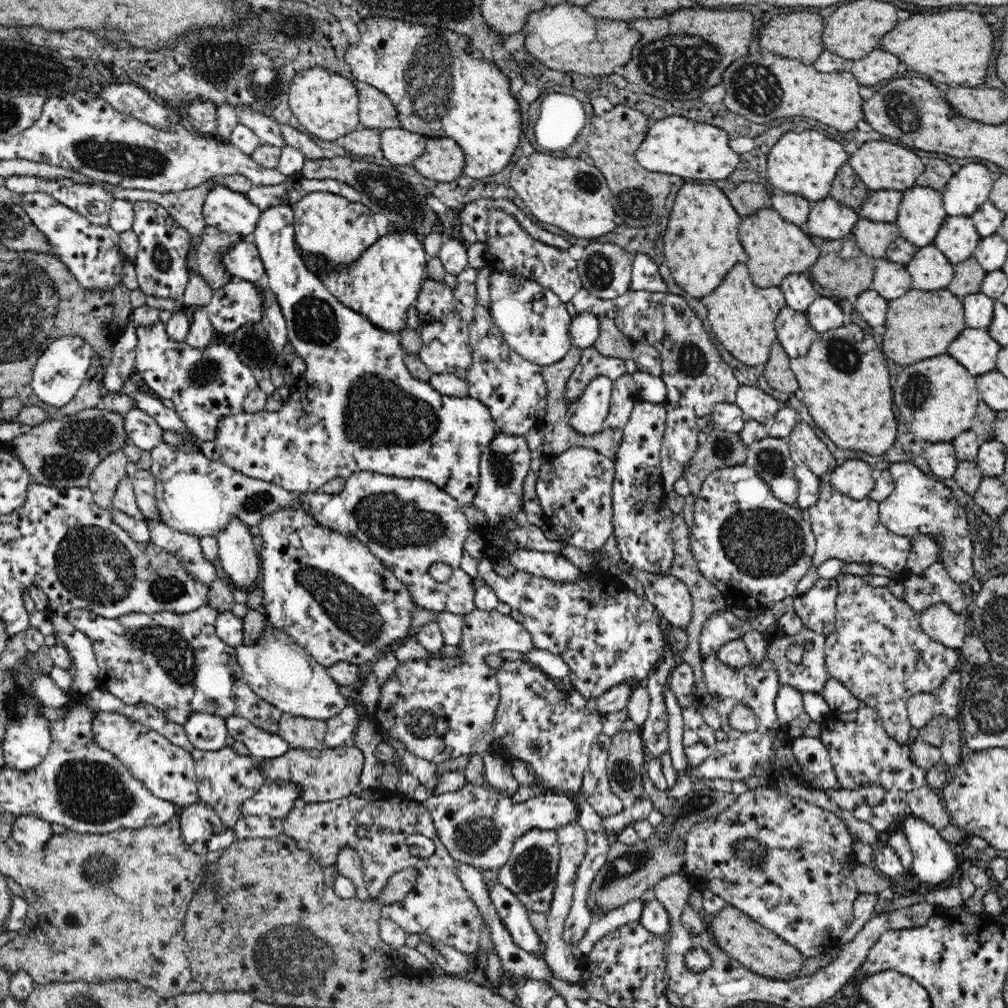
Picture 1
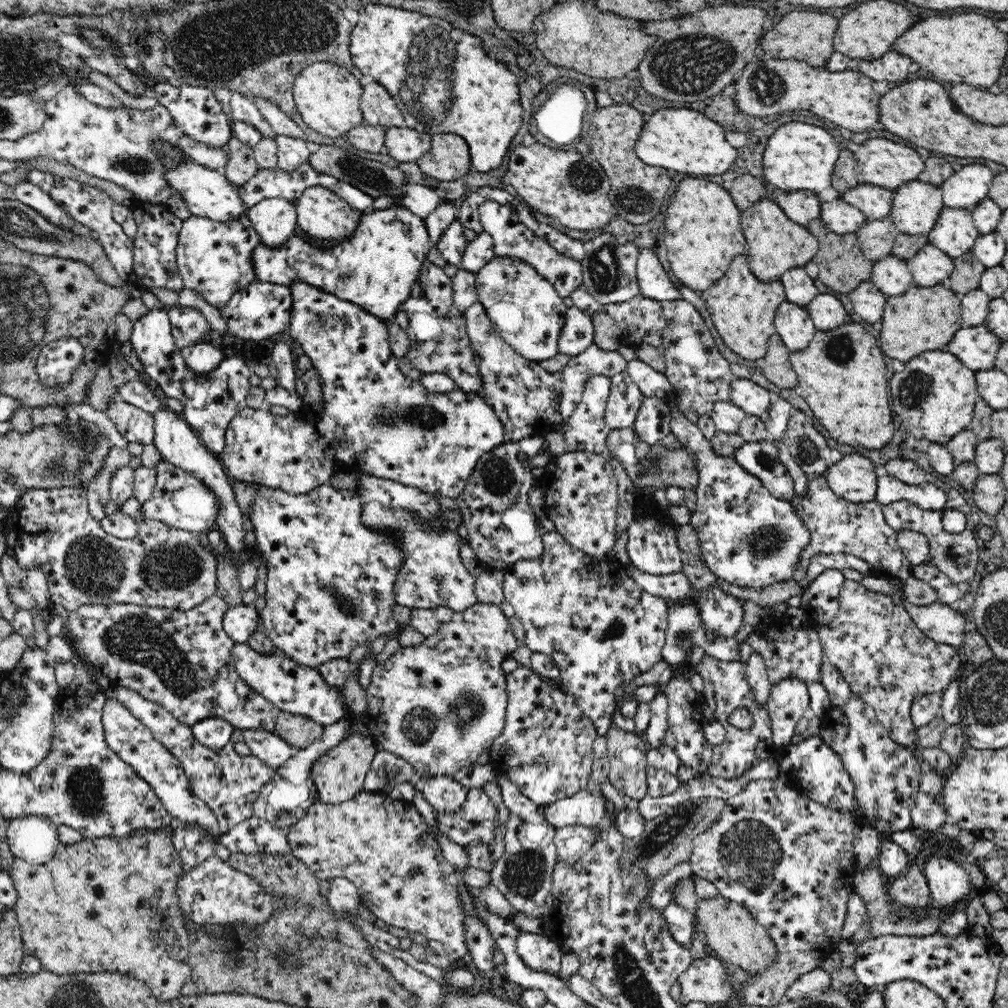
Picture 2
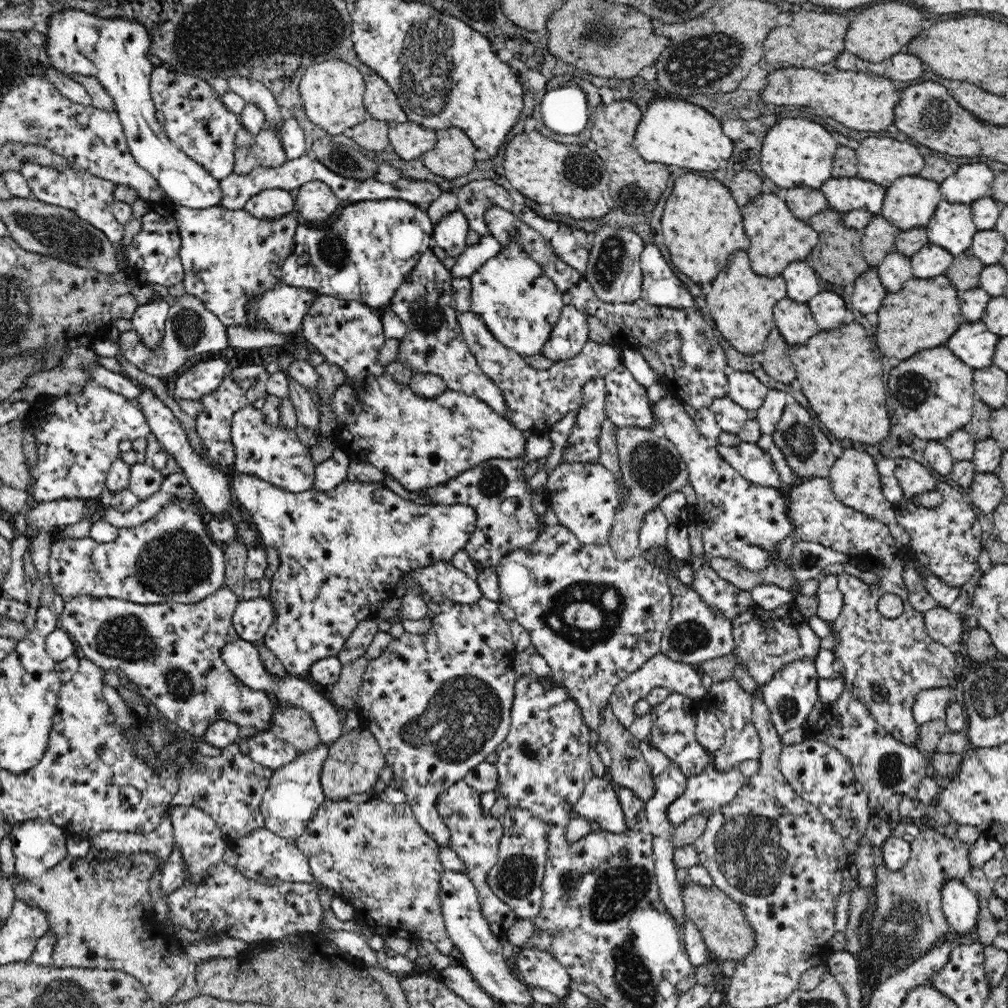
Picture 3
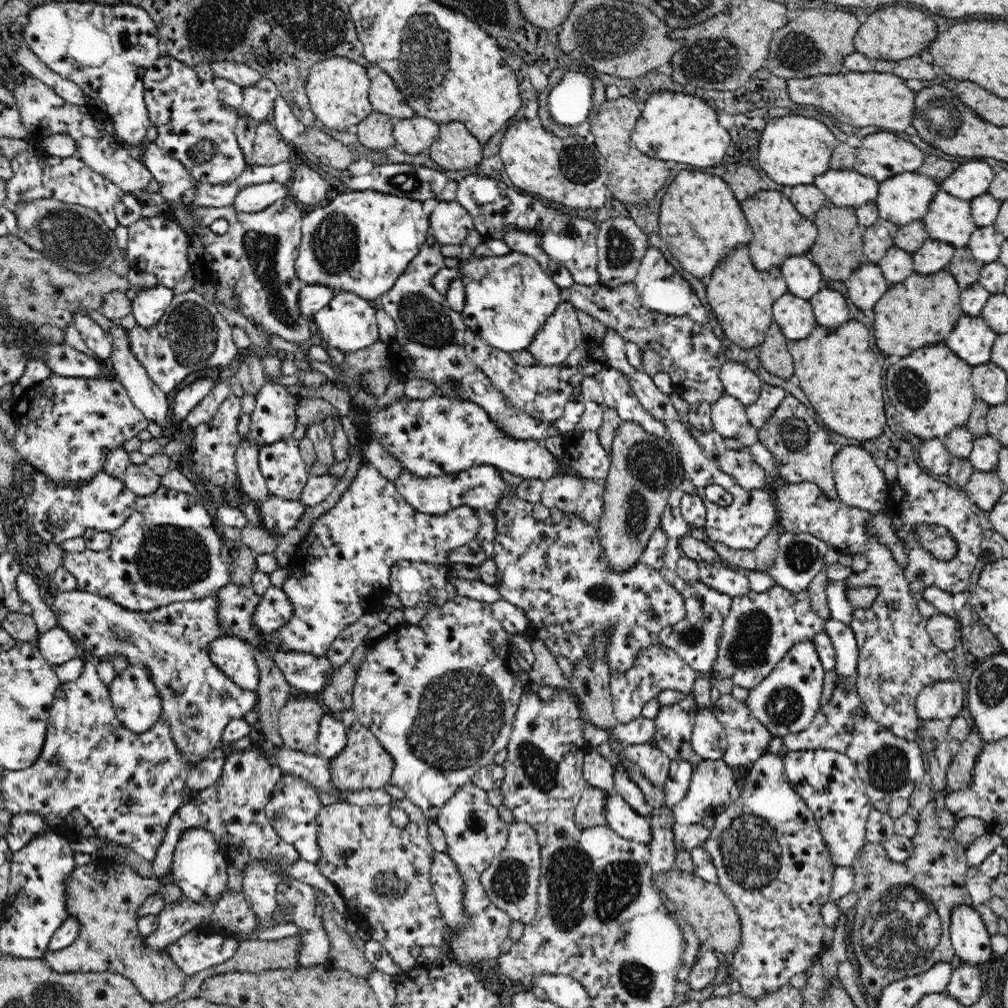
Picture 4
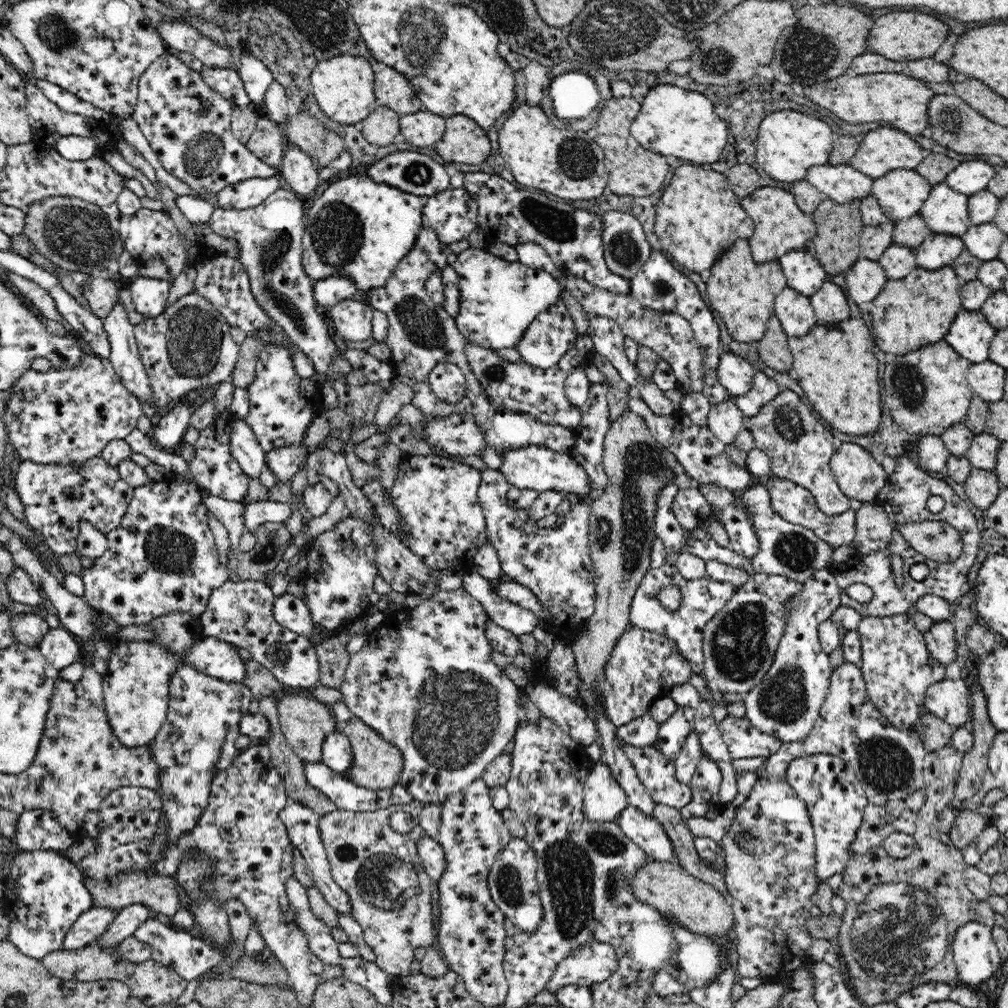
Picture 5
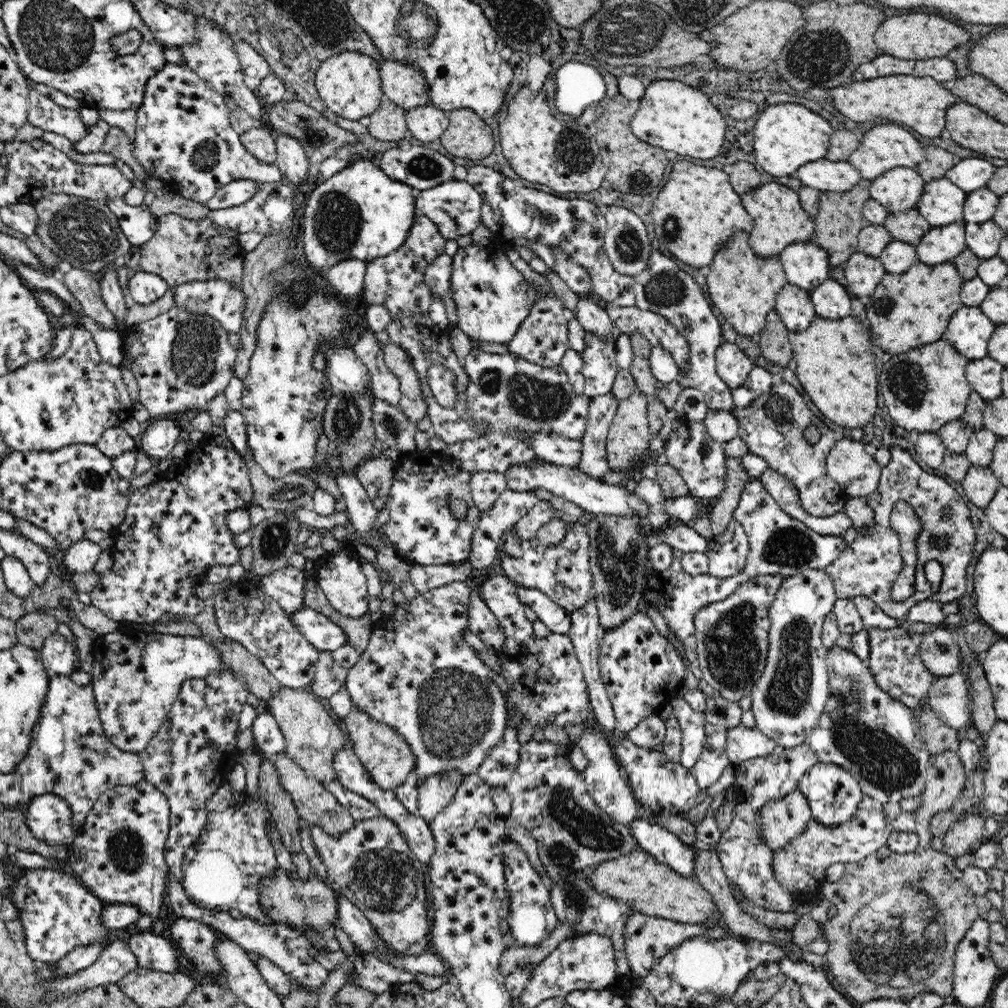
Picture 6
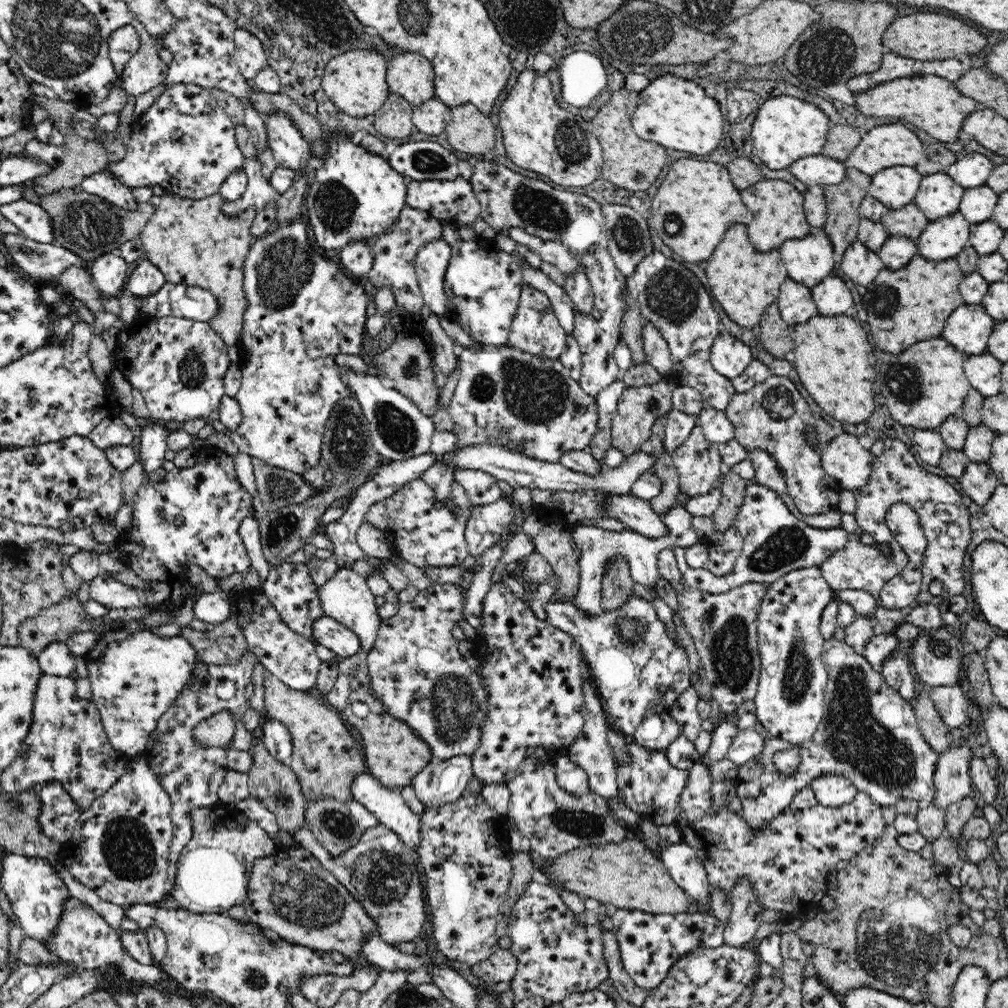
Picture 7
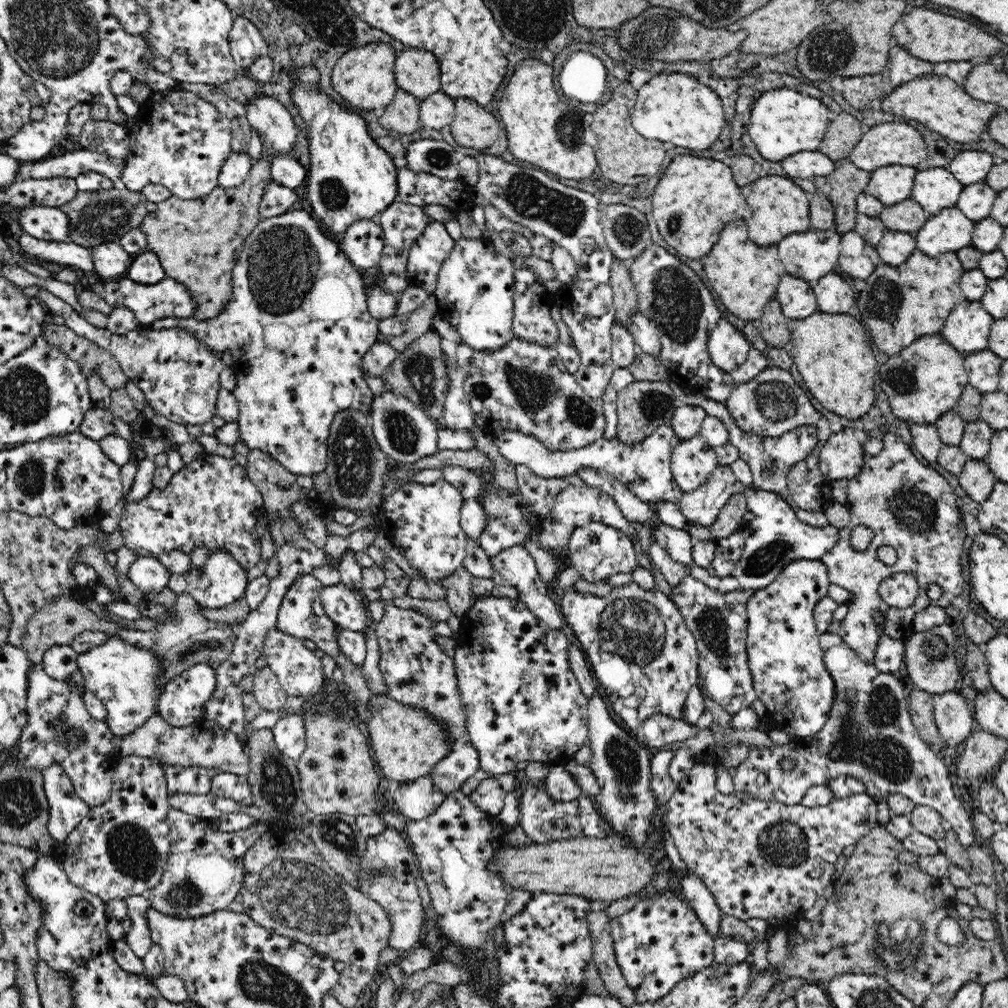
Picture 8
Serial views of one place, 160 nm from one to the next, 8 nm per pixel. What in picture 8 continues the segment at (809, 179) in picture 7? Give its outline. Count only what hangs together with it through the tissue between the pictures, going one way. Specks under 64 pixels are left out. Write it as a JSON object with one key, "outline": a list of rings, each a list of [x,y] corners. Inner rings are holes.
{"outline":[[[818,150],[791,154],[784,158],[781,164],[784,172],[792,180],[795,178],[813,180],[819,176],[828,176],[835,167],[835,161]]]}

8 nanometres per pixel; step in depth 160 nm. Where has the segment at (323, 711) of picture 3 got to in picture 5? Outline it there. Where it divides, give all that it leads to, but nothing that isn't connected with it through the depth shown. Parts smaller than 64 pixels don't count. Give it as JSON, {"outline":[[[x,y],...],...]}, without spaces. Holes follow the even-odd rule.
{"outline":[[[206,635],[195,640],[183,662],[226,682],[244,684],[247,677],[246,662],[238,654],[236,646]],[[335,729],[334,732],[326,734],[321,751],[322,761],[326,766],[343,775],[348,774],[352,766],[352,745],[342,731]]]}

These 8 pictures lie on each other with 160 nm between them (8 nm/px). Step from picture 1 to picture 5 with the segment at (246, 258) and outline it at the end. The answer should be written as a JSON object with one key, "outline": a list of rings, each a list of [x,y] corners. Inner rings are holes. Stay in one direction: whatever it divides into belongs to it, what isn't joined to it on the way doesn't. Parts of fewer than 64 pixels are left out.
{"outline":[[[350,175],[347,178],[342,178],[336,182],[330,183],[326,190],[322,192],[322,195],[314,200],[312,207],[308,207],[305,214],[305,231],[303,234],[302,246],[302,268],[304,269],[304,273],[306,273],[314,282],[331,276],[348,277],[348,279],[356,285],[359,293],[383,287],[386,284],[386,281],[393,275],[398,263],[404,256],[411,252],[412,247],[416,244],[416,239],[423,226],[423,205],[423,198],[408,194],[402,190],[398,190],[396,187],[388,186],[384,183],[376,183],[366,176]]]}

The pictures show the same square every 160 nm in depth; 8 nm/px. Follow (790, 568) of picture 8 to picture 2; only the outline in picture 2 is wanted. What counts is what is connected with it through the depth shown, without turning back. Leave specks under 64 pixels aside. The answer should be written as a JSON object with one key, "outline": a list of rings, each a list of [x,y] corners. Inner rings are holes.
{"outline":[[[784,679],[771,688],[767,701],[771,718],[773,741],[776,746],[790,745],[795,726],[802,716],[809,714],[807,684],[800,679]]]}

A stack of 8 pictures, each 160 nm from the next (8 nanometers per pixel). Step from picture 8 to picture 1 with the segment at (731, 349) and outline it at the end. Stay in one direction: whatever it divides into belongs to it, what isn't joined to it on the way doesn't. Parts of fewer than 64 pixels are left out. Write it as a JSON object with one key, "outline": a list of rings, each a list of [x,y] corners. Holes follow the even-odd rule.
{"outline":[[[740,385],[736,393],[736,405],[747,419],[769,425],[783,407],[783,401],[753,386]]]}

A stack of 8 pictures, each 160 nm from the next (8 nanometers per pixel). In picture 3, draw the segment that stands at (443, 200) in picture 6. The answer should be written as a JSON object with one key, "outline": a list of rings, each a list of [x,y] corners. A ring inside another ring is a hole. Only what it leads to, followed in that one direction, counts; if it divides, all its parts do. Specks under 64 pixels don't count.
{"outline":[[[456,210],[453,213],[435,224],[433,243],[444,249],[448,256],[456,258],[466,250],[469,224],[462,211]]]}

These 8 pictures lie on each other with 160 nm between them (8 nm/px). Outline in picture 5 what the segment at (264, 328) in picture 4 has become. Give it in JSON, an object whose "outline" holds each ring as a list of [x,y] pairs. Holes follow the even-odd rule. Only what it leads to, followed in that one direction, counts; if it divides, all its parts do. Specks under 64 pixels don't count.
{"outline":[[[283,187],[254,208],[236,210],[215,205],[208,224],[212,232],[236,240],[238,254],[234,259],[242,263],[242,270],[250,279],[250,292],[282,335],[314,362],[317,372],[341,379],[342,374],[350,372],[350,363],[338,355],[338,341],[330,337],[326,319],[316,311],[312,296],[314,281],[302,268],[305,206],[304,199]]]}

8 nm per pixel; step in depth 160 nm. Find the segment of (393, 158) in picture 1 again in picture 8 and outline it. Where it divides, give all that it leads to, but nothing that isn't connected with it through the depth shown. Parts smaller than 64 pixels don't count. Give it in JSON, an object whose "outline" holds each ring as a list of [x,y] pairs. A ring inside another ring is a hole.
{"outline":[[[440,91],[422,100],[419,108],[421,126],[429,129],[451,126],[456,112],[454,102],[454,99]]]}

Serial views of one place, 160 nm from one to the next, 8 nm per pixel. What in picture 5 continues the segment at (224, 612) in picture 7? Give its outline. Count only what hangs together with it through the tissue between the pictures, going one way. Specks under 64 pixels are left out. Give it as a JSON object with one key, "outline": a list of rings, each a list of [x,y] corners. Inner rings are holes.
{"outline":[[[228,408],[227,411],[227,414],[216,412],[213,422],[207,428],[200,430],[200,437],[193,446],[196,456],[189,464],[189,468],[194,481],[202,489],[208,491],[210,495],[222,497],[226,500],[239,501],[247,497],[251,480],[232,457],[230,434],[232,434],[232,424],[236,422],[237,418],[231,412],[231,408]],[[172,475],[164,481],[151,481],[142,488],[134,489],[134,497],[123,521],[116,530],[107,534],[108,551],[94,559],[92,566],[81,570],[85,601],[96,610],[106,612],[122,626],[146,625],[150,620],[174,610],[201,615],[208,606],[212,591],[228,581],[228,567],[219,560],[218,548],[206,521],[205,502],[195,484]]]}

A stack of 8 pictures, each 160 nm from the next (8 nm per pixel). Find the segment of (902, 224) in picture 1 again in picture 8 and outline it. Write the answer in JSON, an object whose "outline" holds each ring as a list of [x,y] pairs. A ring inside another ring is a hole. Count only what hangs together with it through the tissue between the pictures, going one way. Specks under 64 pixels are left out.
{"outline":[[[886,165],[871,172],[871,177],[864,192],[875,196],[885,205],[895,205],[903,200],[910,199],[917,169],[913,166]]]}

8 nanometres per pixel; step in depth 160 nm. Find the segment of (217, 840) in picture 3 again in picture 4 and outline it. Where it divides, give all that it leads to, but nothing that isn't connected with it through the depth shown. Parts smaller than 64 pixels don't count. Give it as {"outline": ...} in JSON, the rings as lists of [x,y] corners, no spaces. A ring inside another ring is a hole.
{"outline":[[[199,826],[186,828],[180,834],[173,852],[171,873],[178,889],[176,893],[184,894],[190,901],[202,905],[207,901],[216,901],[228,885],[227,865],[228,860],[220,852],[220,847],[209,830]]]}

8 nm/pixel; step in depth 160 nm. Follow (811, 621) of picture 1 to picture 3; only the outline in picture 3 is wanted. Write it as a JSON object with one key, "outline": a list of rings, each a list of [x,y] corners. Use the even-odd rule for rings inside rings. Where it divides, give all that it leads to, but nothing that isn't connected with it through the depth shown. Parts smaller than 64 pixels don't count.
{"outline":[[[826,574],[819,582],[814,598],[817,598],[816,615],[829,623],[840,616],[844,597],[839,589],[836,574]]]}

